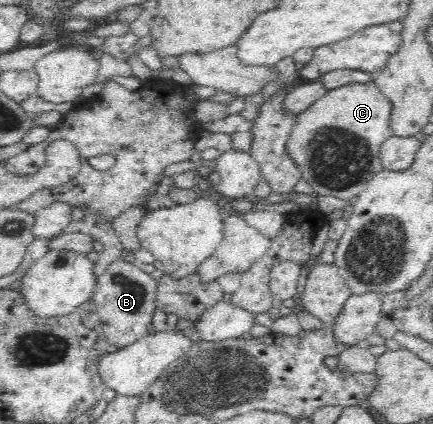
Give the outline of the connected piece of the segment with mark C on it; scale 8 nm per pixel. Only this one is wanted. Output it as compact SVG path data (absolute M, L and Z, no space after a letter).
M370 81L329 90L298 115L286 148L314 194L353 202L366 190L368 182L383 170L380 152L383 142L393 135L391 114L392 101Z

